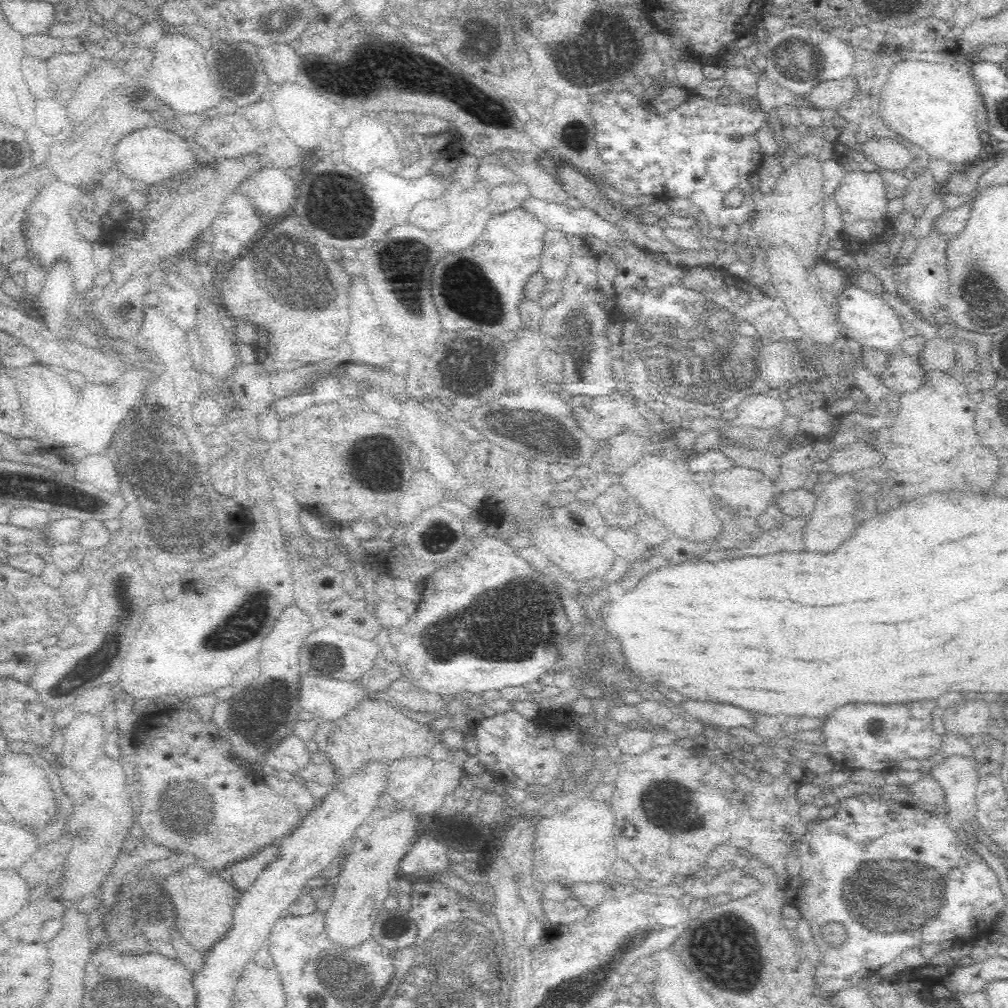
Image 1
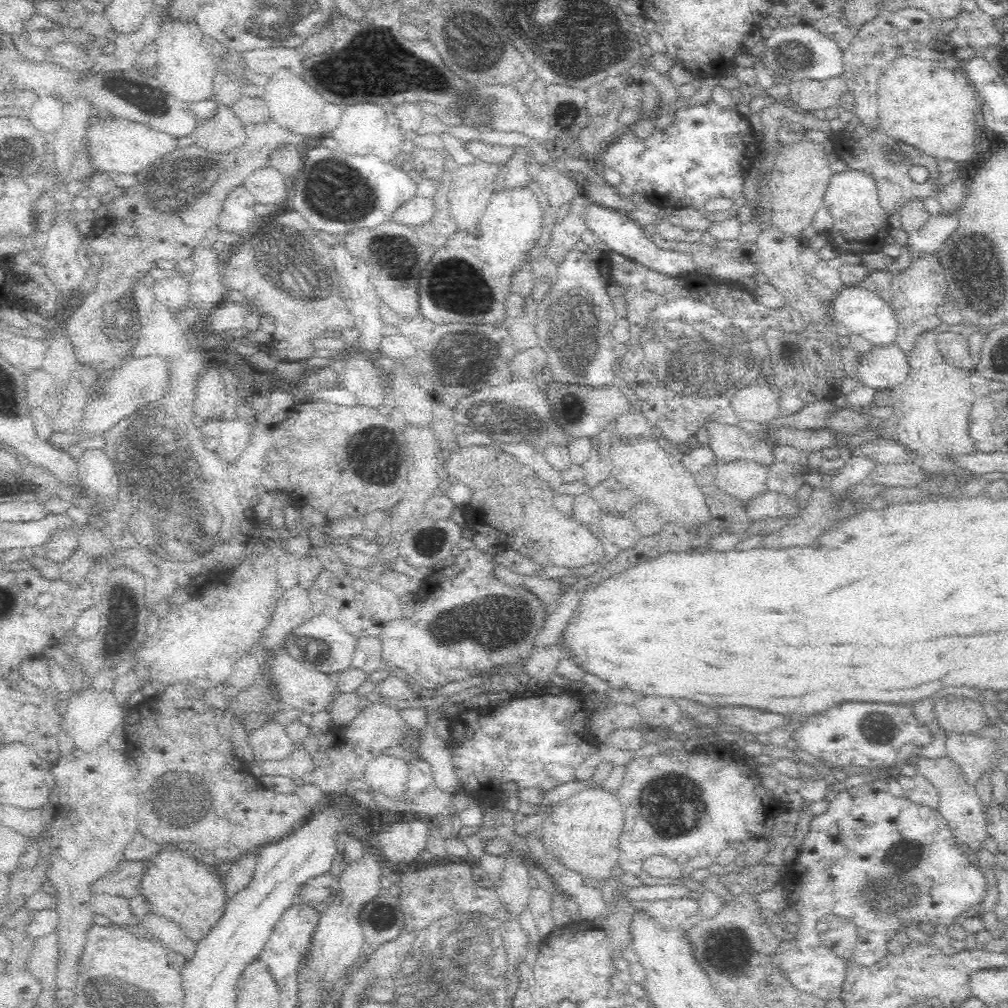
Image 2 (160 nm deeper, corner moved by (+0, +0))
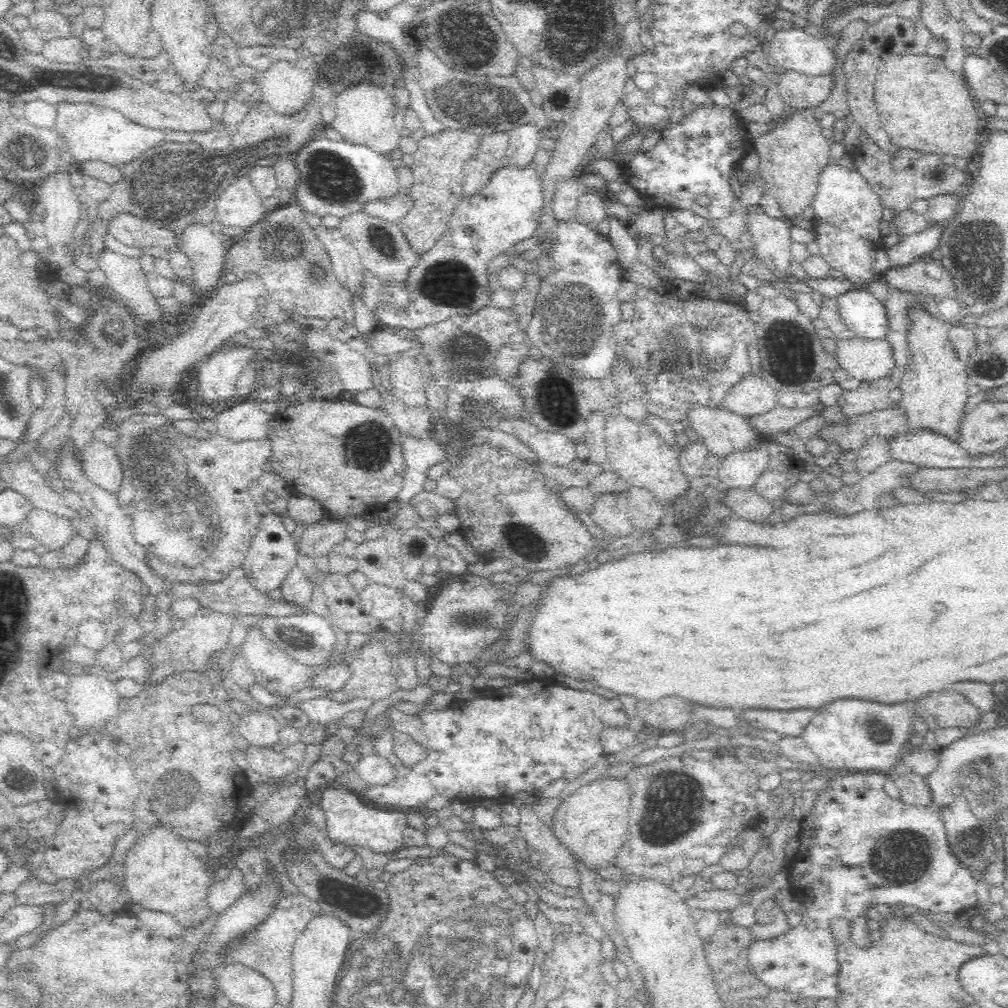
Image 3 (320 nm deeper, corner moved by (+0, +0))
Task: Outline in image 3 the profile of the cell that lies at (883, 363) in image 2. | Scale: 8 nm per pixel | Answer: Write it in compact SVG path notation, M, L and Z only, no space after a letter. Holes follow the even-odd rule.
M886 339L838 341L836 362L848 371L850 378L863 382L876 382L890 378L896 369L894 349Z

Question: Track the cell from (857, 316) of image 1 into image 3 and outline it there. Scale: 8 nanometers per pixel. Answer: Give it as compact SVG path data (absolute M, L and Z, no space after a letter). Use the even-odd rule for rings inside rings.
M854 288L837 297L841 322L861 339L882 340L888 336L890 322L885 302L874 298L864 288Z

